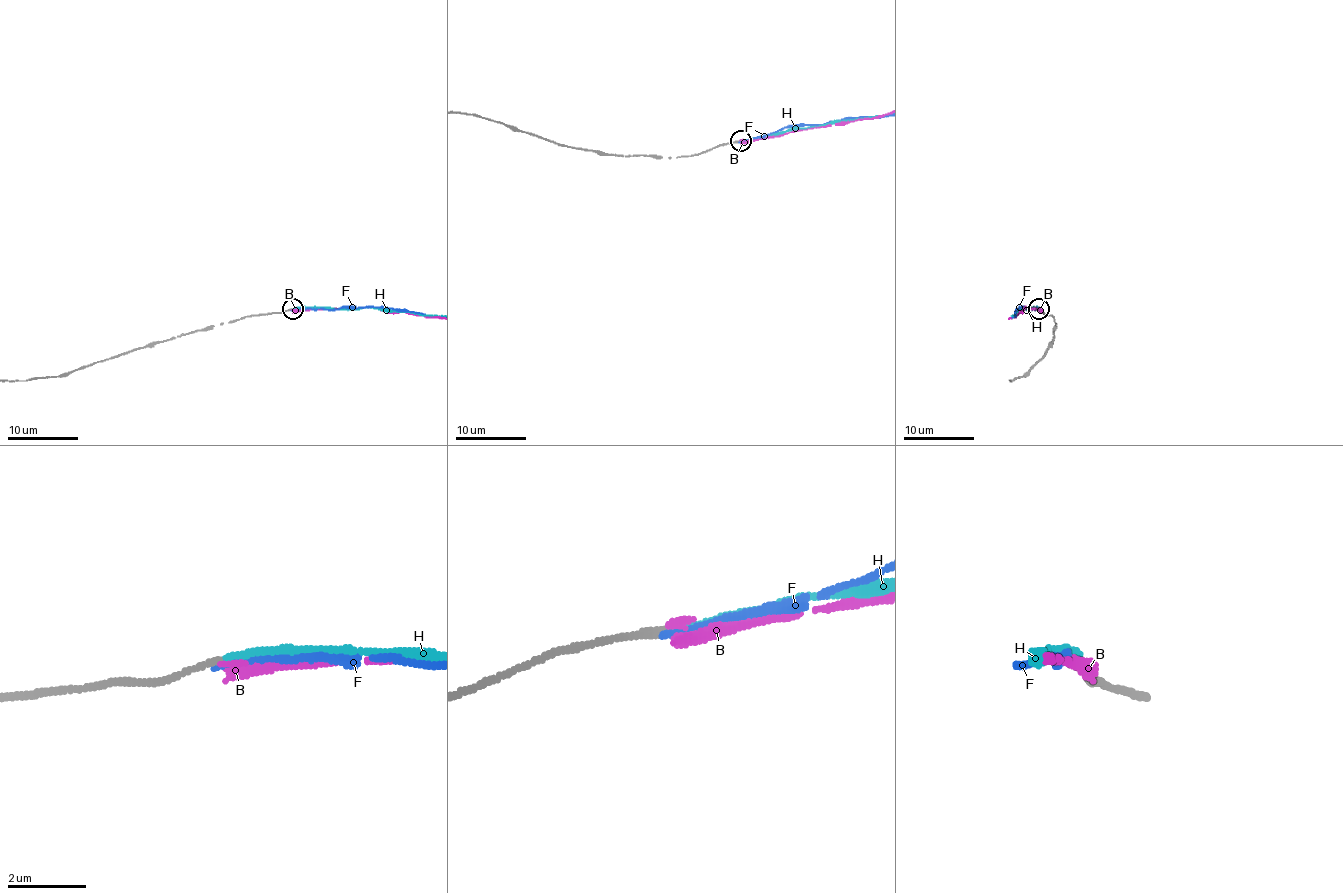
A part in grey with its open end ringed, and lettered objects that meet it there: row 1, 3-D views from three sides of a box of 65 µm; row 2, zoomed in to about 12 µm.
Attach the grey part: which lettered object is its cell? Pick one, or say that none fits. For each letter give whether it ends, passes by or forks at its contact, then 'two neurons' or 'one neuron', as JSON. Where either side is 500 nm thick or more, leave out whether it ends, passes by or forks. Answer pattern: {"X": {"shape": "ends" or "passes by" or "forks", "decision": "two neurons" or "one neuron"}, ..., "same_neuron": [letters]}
{"B": {"shape": "ends", "decision": "two neurons"}, "F": {"shape": "ends", "decision": "two neurons"}, "H": {"shape": "ends", "decision": "one neuron"}, "same_neuron": ["H"]}

